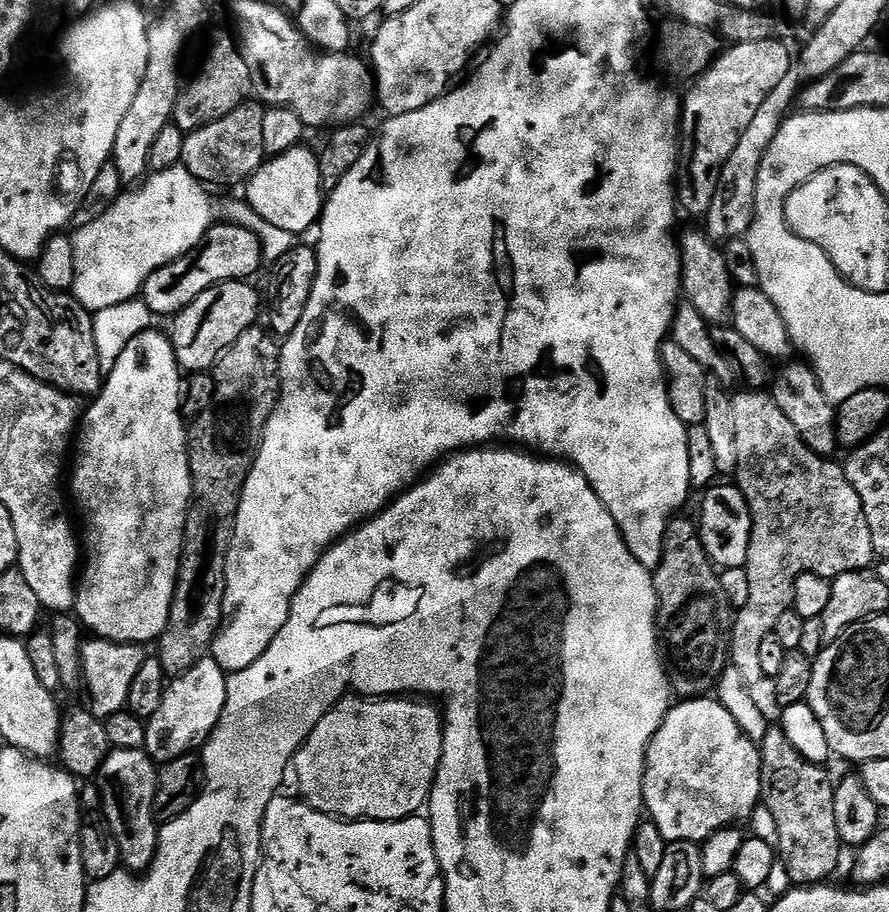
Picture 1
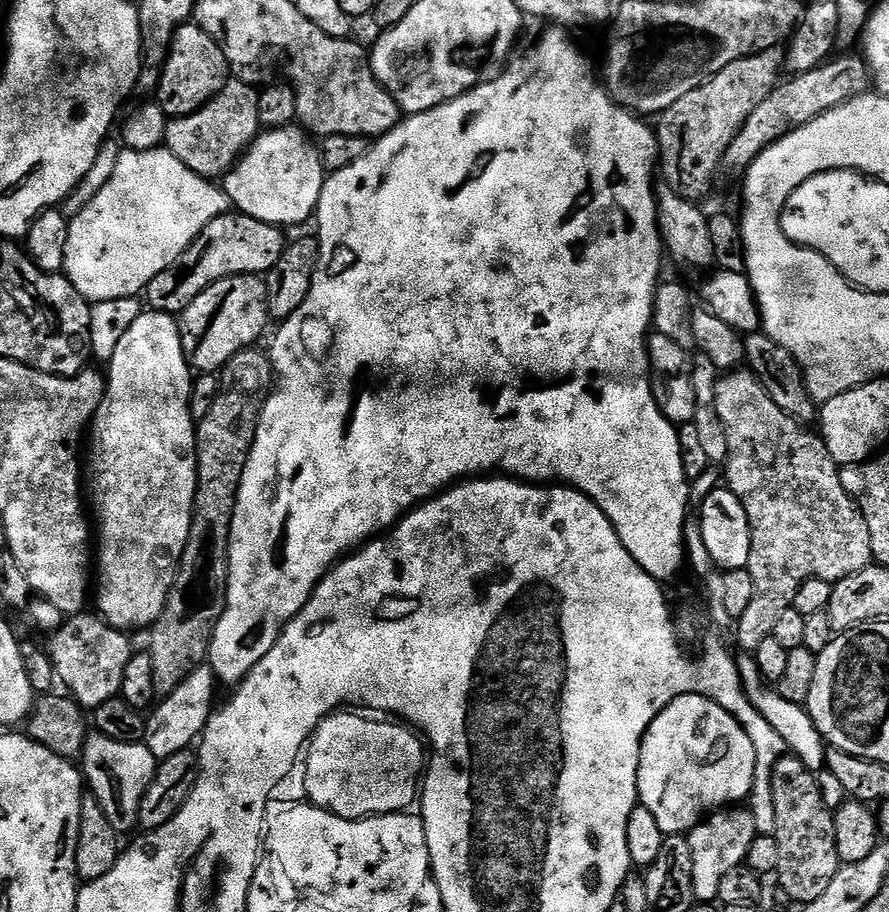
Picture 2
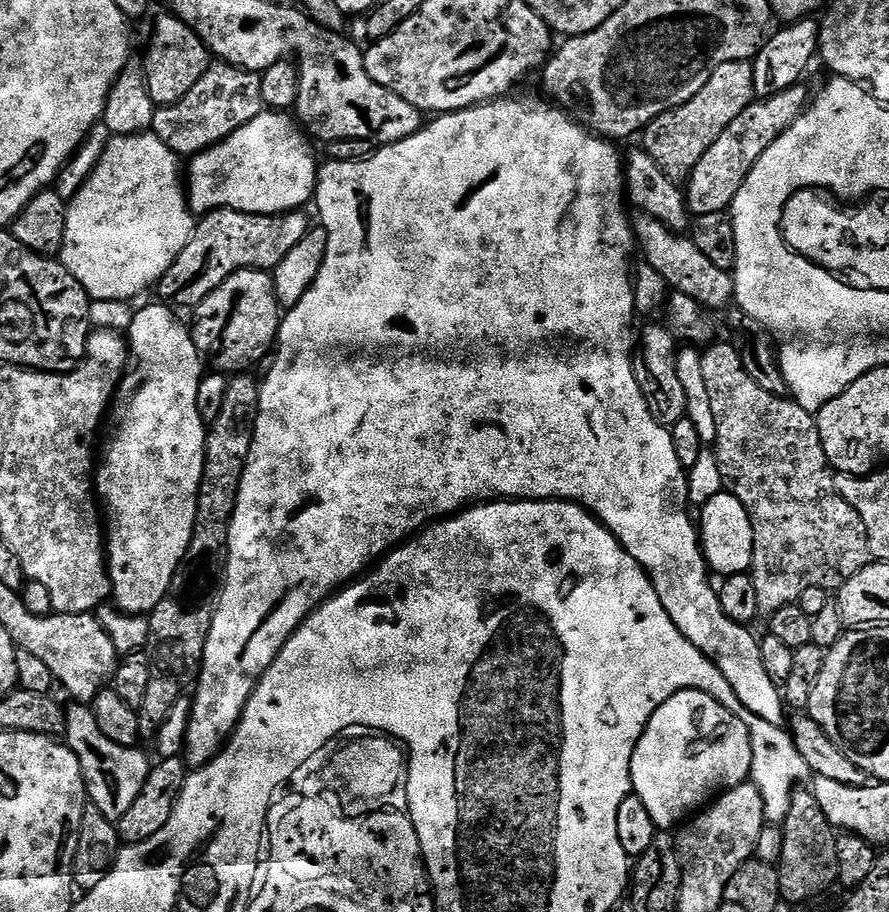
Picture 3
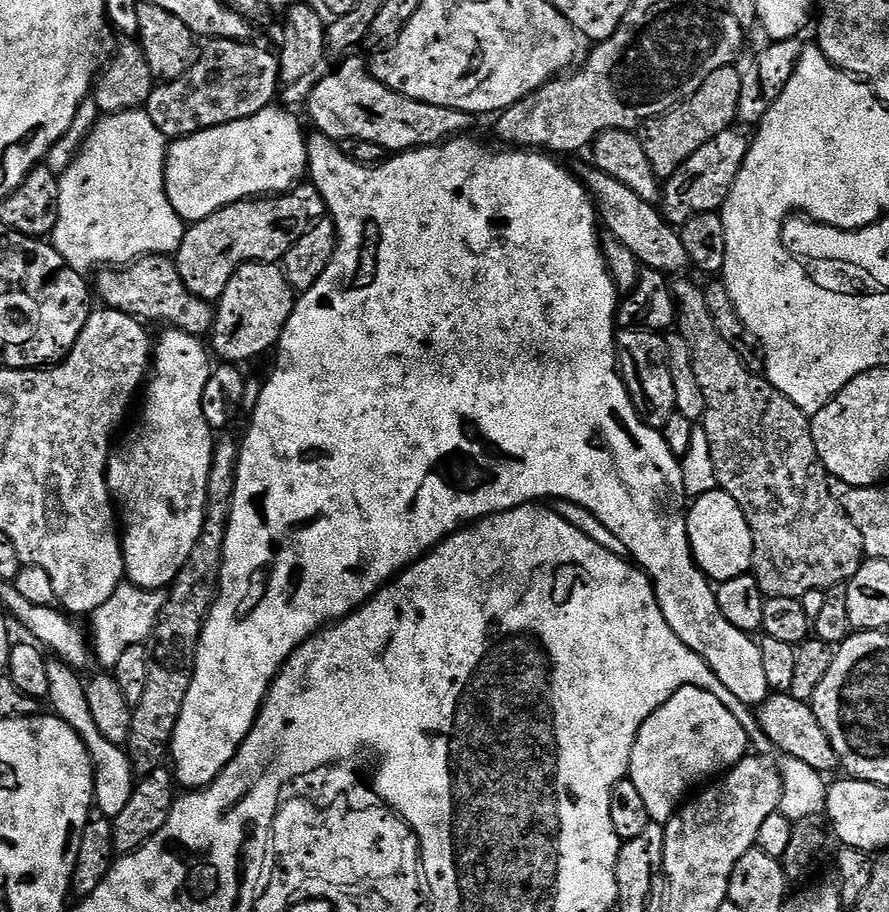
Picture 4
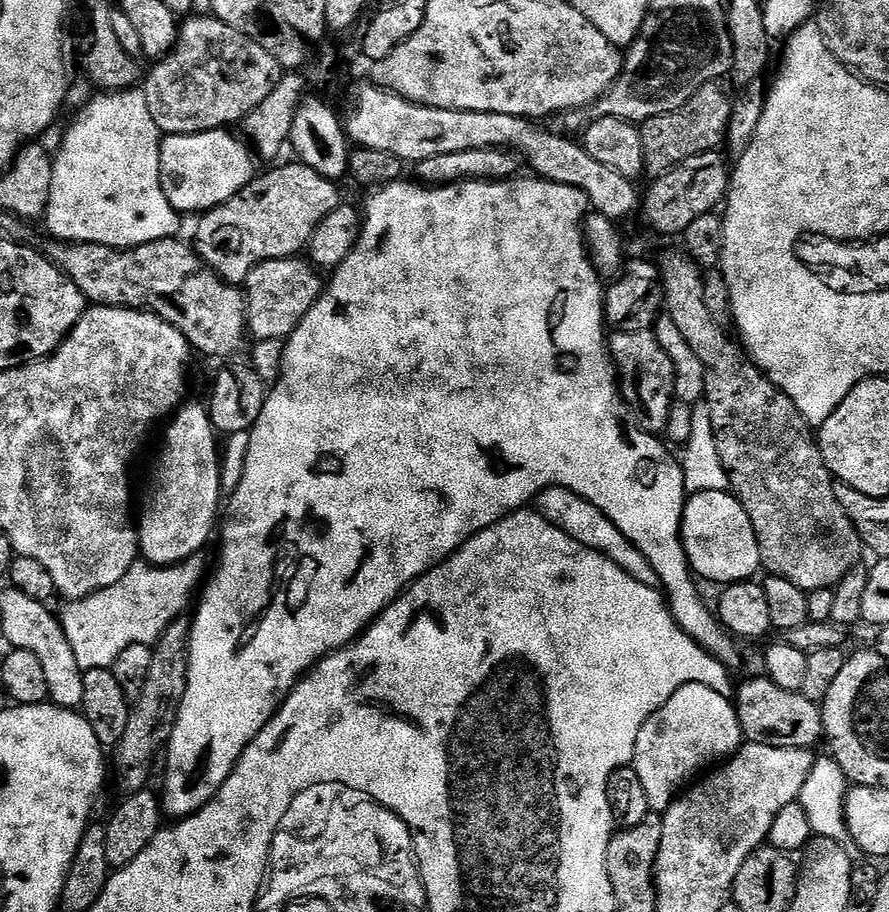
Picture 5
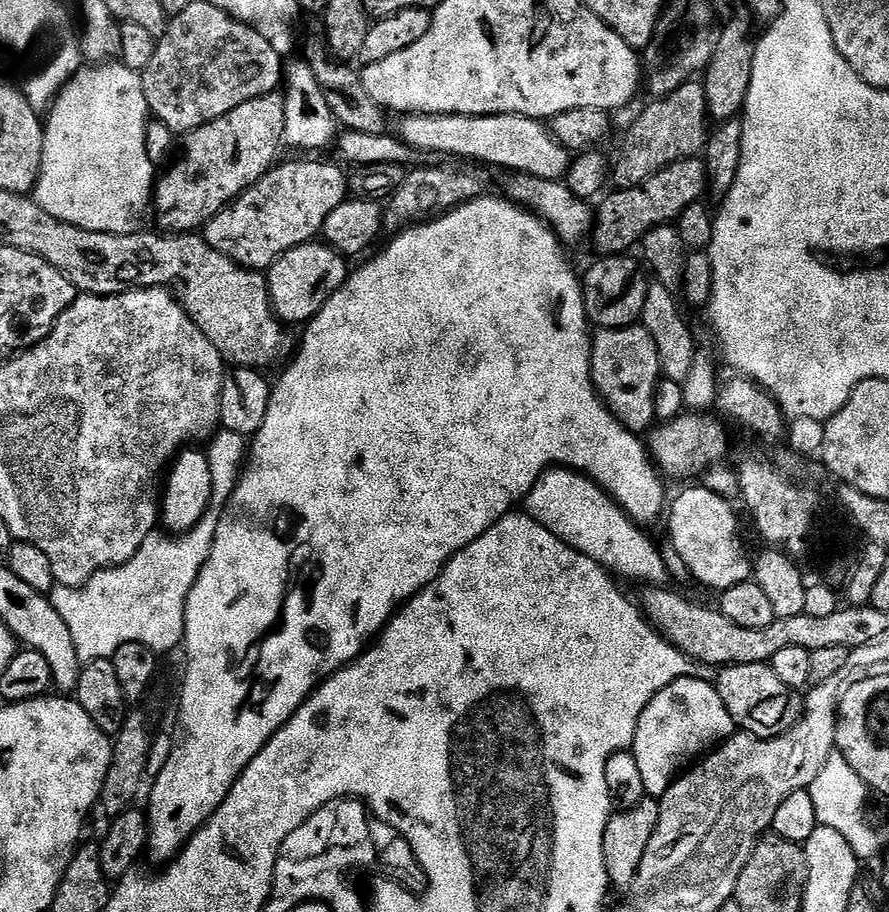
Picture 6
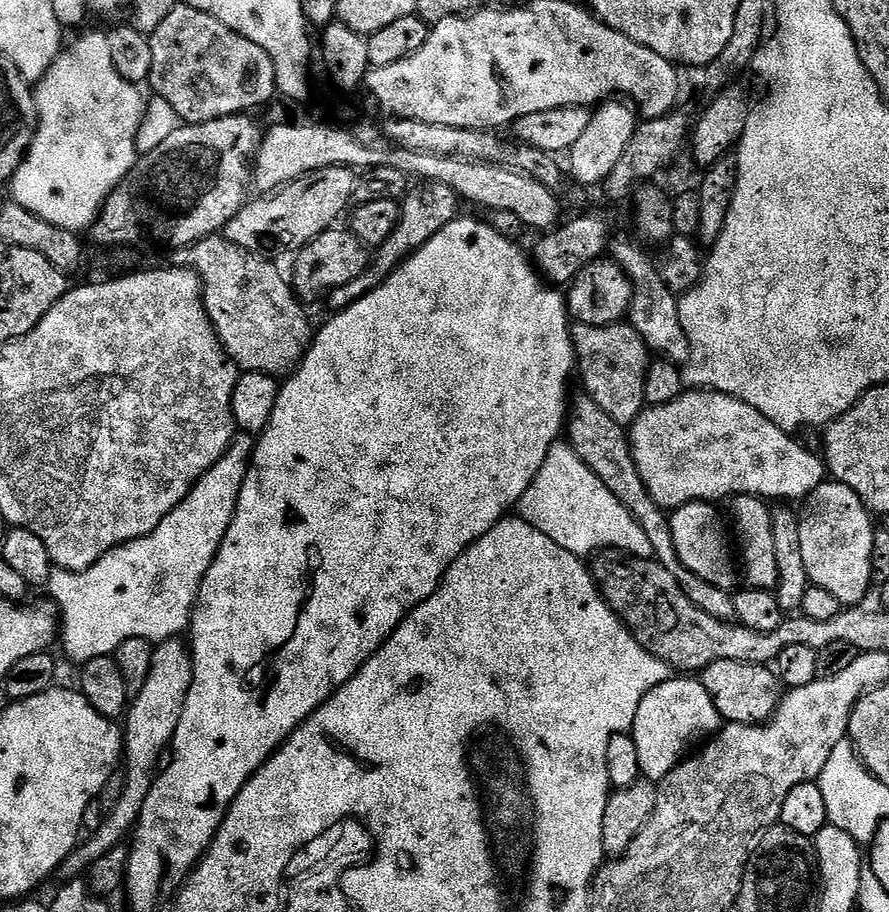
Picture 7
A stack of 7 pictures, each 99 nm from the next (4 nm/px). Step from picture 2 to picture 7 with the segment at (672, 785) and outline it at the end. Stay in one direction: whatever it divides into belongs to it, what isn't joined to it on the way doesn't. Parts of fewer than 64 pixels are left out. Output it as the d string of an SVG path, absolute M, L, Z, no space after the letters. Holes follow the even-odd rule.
M670 678L654 686L654 690L642 698L638 714L634 714L634 726L630 733L634 738L634 746L638 746L641 777L653 782L664 780L666 774L673 772L697 745L715 736L721 727L718 710L699 679Z

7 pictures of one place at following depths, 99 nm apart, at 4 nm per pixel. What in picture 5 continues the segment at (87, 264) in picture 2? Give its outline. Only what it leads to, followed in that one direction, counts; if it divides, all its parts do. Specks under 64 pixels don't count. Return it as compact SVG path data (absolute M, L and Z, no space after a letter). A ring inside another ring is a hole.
M127 90L113 91L111 94L96 94L84 108L75 113L76 121L68 124L61 148L54 155L54 182L50 182L50 202L46 213L48 228L51 235L61 242L69 244L101 244L107 248L137 248L146 242L158 242L175 237L180 228L181 213L172 208L162 192L162 184L159 182L159 146L162 139L160 127L150 118L150 106L146 102L143 91Z

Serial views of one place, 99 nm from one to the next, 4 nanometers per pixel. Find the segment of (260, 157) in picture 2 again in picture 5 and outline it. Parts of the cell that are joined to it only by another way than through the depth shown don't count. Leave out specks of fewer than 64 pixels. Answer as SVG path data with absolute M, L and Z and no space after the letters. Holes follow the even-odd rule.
M227 129L199 132L196 135L165 135L159 146L159 182L162 192L173 209L181 214L196 212L203 214L212 208L228 201L234 194L241 192L252 179L255 179L257 170L255 155L249 145L243 140L232 136Z

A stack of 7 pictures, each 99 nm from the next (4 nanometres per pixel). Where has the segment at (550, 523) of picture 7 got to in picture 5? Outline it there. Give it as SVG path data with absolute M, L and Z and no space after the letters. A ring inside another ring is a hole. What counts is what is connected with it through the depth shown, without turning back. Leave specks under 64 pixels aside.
M548 488L536 497L534 504L540 515L558 526L558 530L570 534L570 538L582 542L582 546L601 552L606 558L610 558L610 562L626 570L626 574L630 574L638 582L651 588L659 585L660 576L654 566L650 566L648 559L628 541L626 534L622 534L622 530L618 530L618 526L614 526L614 522L610 522L610 518L606 518L606 514L598 510L598 506L586 502L584 496L571 492L569 488Z

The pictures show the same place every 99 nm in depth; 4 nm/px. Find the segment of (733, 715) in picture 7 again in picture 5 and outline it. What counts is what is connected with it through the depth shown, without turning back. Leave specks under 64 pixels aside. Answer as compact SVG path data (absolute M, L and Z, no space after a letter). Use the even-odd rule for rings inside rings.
M759 674L753 680L748 680L744 685L737 687L734 692L736 713L740 719L740 725L744 731L745 741L753 744L765 744L766 746L778 746L779 748L807 748L815 749L815 744L821 743L824 736L824 713L821 705L810 702L801 692L782 690L782 686L774 686L774 682L767 675Z

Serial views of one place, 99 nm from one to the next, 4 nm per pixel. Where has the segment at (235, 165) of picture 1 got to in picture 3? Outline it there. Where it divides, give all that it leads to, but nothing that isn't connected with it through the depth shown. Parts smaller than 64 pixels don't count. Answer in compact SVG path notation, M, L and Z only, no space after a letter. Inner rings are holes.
M209 63L206 74L198 78L194 90L190 90L186 98L155 109L151 131L162 142L166 142L166 146L170 146L177 157L193 158L221 143L265 111L260 78L261 73L248 72L233 64Z

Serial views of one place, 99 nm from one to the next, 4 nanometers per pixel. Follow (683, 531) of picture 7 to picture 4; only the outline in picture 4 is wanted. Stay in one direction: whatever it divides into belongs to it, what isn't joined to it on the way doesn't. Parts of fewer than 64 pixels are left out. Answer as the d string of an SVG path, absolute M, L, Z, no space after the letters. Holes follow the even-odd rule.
M722 490L707 492L691 501L688 508L688 541L692 547L692 557L696 560L697 566L713 582L723 582L730 578L738 578L751 569L752 531L746 522L746 514L742 514L738 502L734 502L734 498Z

